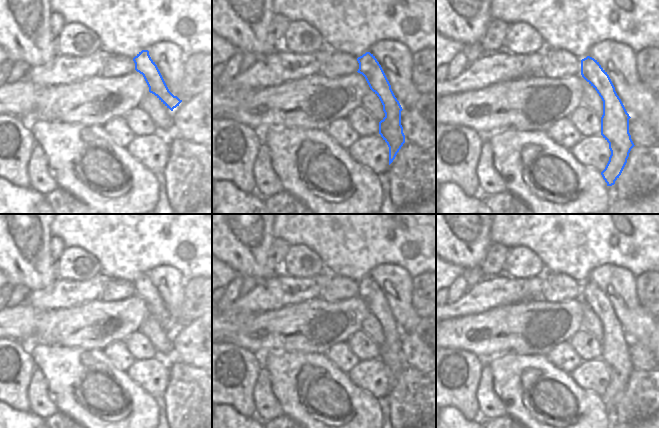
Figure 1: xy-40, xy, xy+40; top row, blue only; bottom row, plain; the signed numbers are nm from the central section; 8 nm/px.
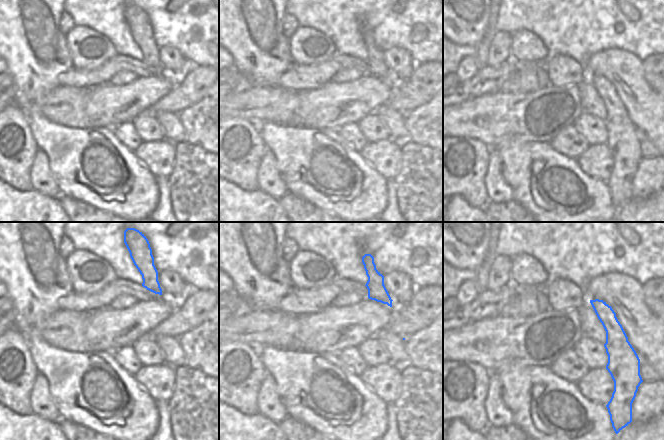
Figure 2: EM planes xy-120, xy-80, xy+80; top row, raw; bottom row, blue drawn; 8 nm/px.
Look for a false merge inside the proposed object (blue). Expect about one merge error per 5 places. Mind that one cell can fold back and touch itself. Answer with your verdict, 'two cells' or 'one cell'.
one cell

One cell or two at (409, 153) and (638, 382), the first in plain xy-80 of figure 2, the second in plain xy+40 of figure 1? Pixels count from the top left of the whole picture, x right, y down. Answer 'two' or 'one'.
one

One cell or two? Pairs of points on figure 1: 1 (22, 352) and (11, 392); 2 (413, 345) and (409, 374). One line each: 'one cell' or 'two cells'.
1: one cell
2: two cells

